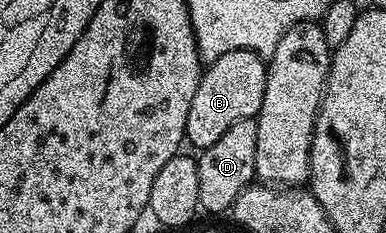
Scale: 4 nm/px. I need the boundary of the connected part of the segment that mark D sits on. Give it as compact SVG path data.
M257 118L236 121L236 125L232 125L220 136L220 141L216 141L216 145L205 148L197 156L200 177L198 205L203 212L211 211L214 215L220 214L221 211L229 212L236 197L240 197L244 188L255 182L257 128Z

